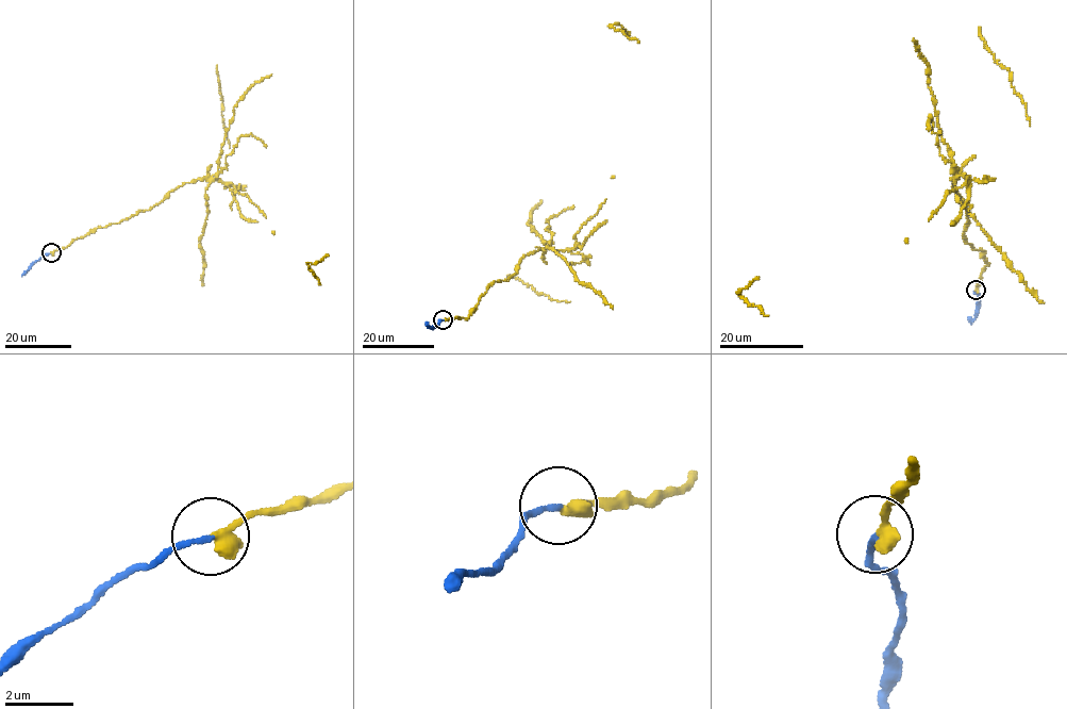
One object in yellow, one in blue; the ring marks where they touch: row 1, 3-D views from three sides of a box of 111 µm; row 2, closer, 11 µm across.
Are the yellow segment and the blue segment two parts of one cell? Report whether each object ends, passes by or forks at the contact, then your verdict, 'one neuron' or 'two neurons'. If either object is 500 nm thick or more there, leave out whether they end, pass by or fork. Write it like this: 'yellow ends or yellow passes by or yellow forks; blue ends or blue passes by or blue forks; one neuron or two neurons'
yellow ends; blue ends; two neurons

